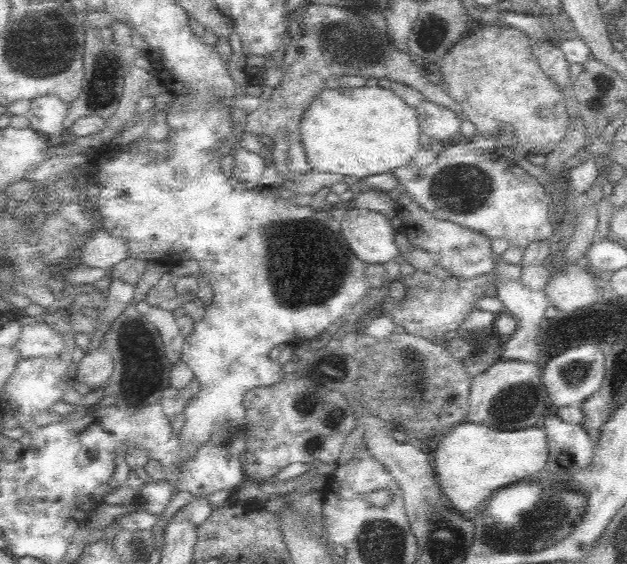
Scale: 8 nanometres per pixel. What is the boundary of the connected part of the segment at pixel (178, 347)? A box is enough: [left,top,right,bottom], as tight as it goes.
[136,300,185,363]

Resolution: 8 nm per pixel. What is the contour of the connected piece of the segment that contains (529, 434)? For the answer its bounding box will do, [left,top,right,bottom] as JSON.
[431,422,549,512]

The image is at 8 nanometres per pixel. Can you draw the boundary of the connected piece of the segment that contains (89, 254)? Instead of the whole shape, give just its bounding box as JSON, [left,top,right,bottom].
[80,229,128,272]

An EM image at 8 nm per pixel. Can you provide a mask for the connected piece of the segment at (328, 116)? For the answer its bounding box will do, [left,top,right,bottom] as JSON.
[298,85,422,180]

